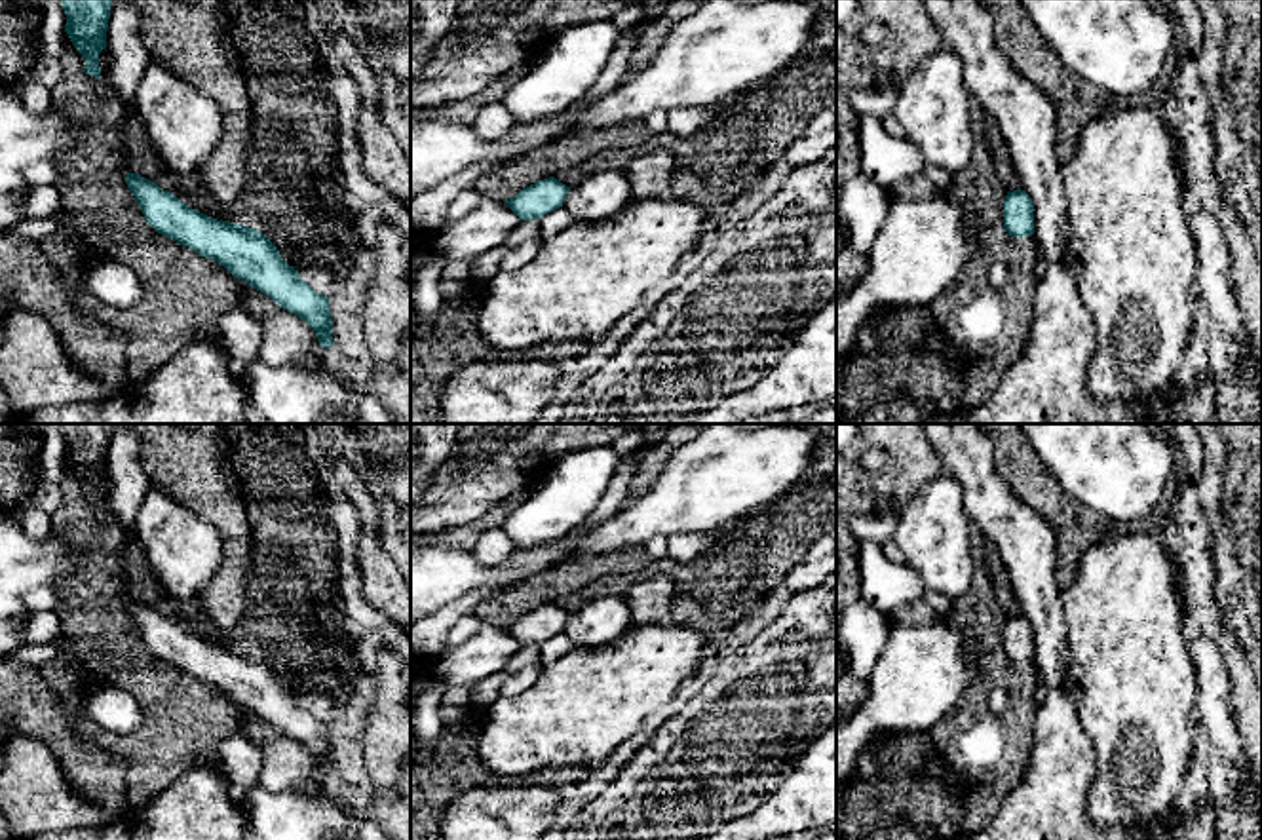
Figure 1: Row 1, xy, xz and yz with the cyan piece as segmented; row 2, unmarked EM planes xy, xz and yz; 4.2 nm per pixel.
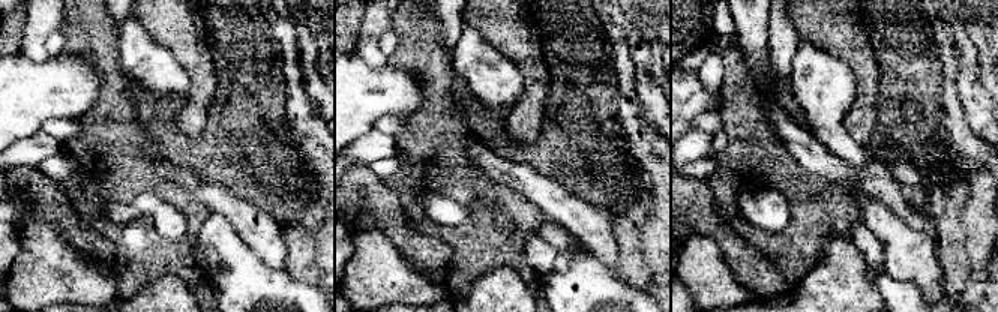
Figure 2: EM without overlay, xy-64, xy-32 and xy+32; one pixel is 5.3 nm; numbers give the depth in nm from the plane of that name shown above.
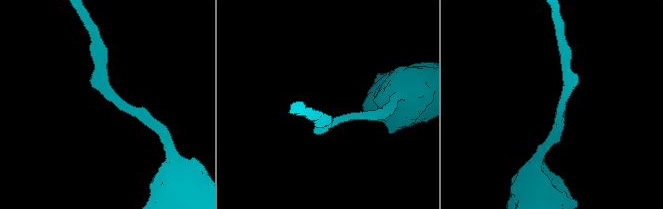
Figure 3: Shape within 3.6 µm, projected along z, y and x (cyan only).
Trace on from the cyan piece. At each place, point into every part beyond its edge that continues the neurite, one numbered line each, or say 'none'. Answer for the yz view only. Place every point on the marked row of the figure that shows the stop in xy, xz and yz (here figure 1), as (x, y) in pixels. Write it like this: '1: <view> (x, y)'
none

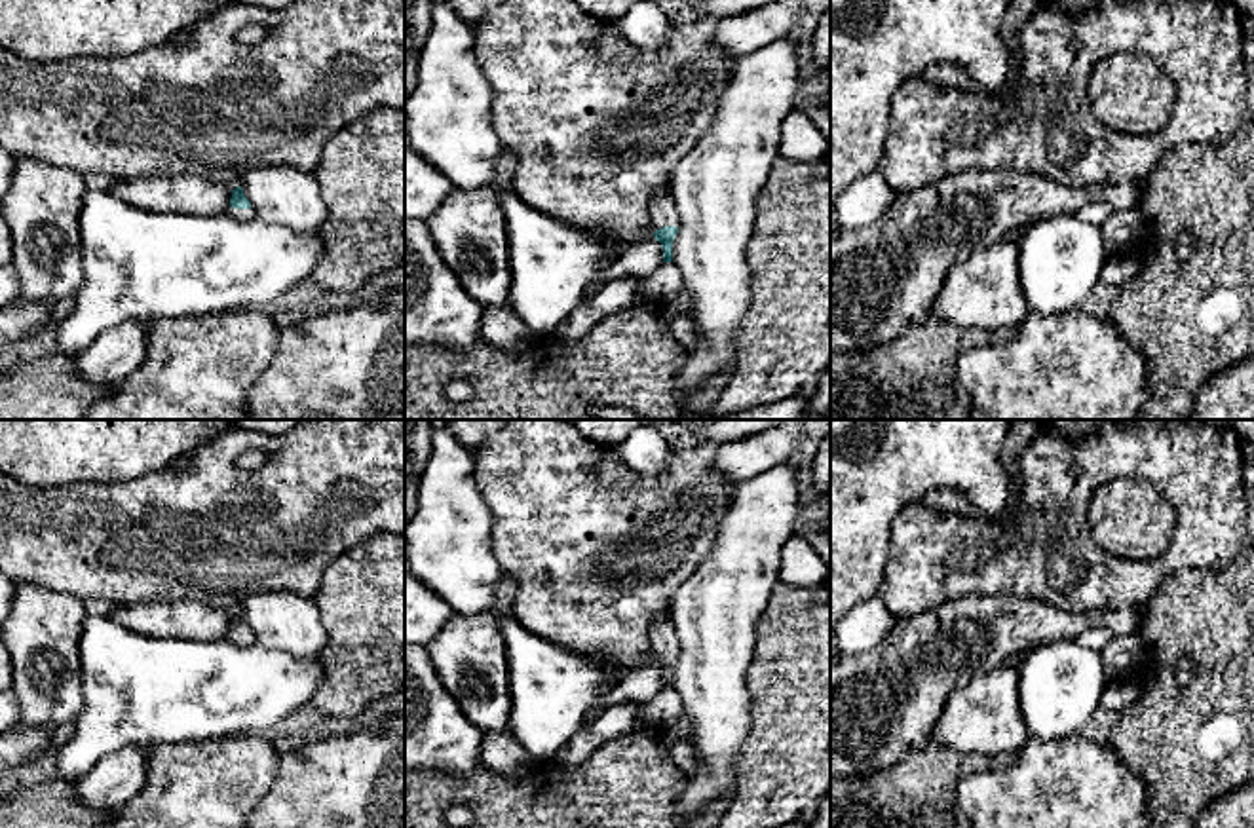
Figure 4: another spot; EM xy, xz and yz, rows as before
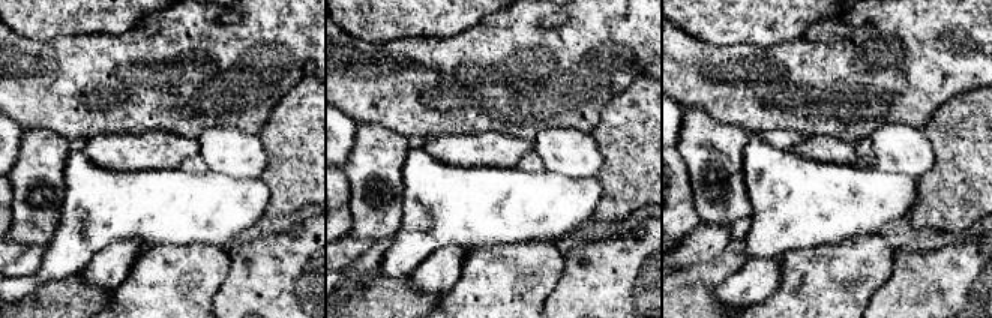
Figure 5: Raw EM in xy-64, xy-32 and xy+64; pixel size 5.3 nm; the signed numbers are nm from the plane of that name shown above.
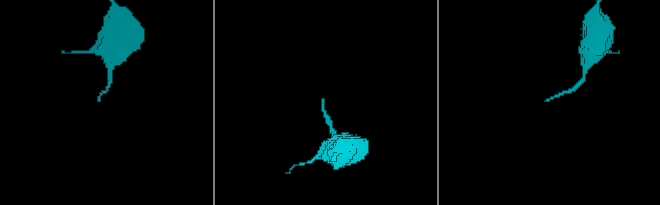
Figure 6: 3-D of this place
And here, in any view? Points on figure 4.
1: xz (664, 211)

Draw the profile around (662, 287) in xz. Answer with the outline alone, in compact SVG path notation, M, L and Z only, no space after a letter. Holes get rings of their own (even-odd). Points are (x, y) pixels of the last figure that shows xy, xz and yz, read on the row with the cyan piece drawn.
M661 262L654 275L640 277L640 287L646 302L663 306L684 291L684 279L673 262Z

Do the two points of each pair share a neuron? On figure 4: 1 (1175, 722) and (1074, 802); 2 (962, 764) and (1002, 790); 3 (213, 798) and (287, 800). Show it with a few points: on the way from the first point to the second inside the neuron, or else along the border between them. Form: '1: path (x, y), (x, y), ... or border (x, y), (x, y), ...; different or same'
1: border (1110, 743), (1118, 758), (1142, 781), (1148, 800); different
2: border (1017, 756), (1006, 768), (966, 775), (958, 806); different
3: border (278, 758), (274, 783), (251, 808); different

